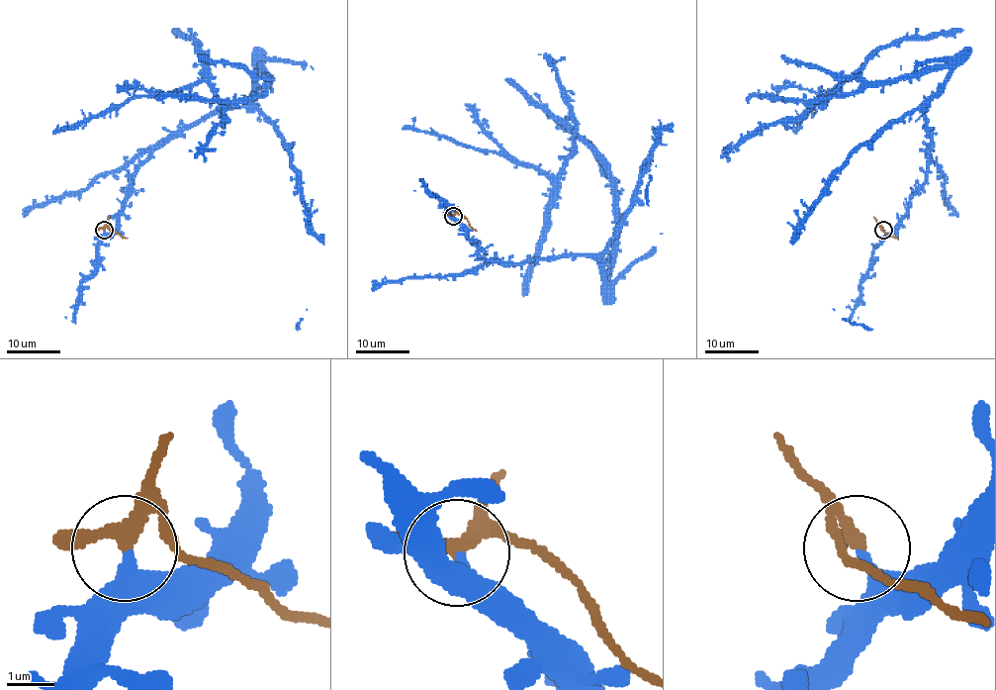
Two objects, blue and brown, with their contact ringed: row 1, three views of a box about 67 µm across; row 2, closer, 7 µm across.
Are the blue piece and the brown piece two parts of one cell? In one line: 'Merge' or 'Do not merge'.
Do not merge

